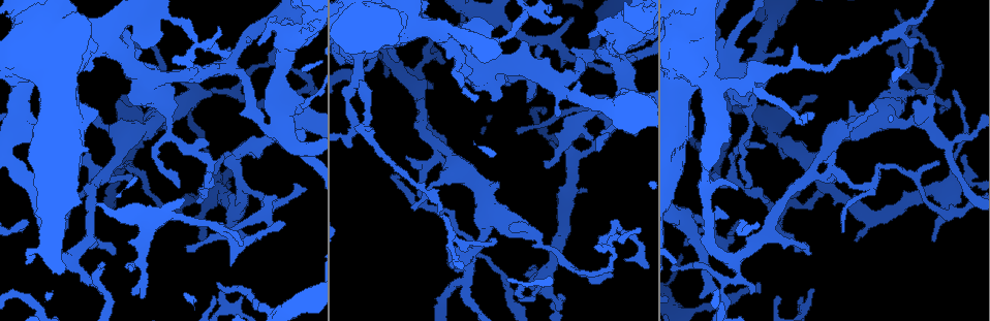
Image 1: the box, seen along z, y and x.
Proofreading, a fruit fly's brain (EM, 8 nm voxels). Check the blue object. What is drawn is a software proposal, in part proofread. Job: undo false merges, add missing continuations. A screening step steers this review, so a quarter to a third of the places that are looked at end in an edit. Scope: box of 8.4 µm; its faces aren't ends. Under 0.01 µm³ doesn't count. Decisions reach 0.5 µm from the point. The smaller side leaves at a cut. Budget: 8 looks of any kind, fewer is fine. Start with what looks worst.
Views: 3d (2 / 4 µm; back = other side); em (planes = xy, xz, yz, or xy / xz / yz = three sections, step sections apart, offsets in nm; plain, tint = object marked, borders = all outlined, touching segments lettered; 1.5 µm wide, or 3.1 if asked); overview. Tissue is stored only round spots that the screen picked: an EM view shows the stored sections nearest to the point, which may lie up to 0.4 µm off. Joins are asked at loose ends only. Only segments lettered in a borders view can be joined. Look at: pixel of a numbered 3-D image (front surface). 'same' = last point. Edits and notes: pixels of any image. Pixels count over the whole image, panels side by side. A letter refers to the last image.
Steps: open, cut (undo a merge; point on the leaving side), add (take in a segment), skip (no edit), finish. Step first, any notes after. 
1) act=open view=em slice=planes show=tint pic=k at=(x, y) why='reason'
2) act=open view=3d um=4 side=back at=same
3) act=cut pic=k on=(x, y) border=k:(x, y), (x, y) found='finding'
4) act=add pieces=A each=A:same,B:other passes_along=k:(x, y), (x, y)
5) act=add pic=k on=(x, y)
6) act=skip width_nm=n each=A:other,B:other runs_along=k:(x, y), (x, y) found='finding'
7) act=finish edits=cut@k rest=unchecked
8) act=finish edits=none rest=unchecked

act=open view=em slice=yz step=8 show=borders pic=1 at=(810, 253) why='free end'

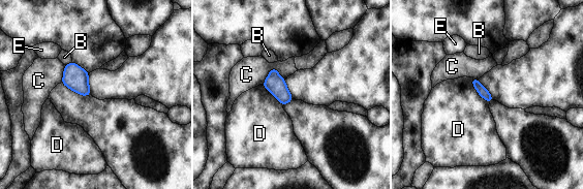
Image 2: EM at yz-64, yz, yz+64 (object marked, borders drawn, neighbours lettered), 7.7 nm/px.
act=open view=em slice=planes show=borders at=same why='another direction'

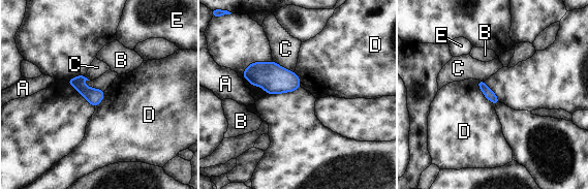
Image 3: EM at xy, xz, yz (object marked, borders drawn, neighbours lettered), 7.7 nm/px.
act=skip longest_contact=D:240nm each=A:other,B:other,C:other,D:other,E:other border=3:(478, 80), (481, 92), (495, 105) found='no lettered segment goes on from it'

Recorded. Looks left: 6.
act=open view=3d um=4 pic=1 at=(814, 289) why='tapers out'

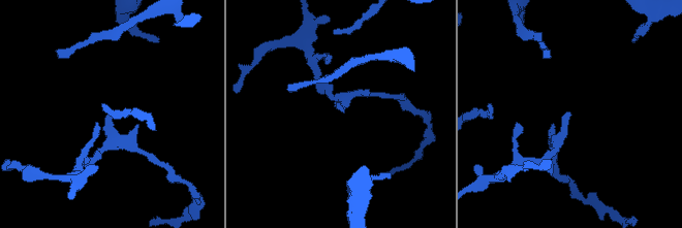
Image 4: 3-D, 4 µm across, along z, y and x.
act=open view=em slice=planes show=borders pic=4 at=(568, 113) why='now the EM'

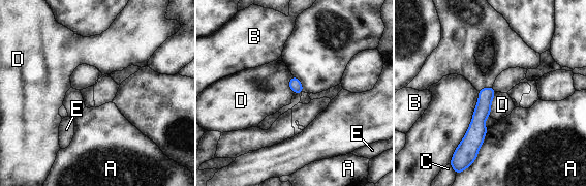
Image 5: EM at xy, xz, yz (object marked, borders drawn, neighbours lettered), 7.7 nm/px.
act=skip width_nm=90 each=A:other,B:other,C:other,D:other,E:other border=5:(495, 92), (489, 116) found='no lettered segment goes on from it'

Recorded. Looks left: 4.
act=open view=em slice=planes show=borders pic=1 at=(955, 91) why='thin end'

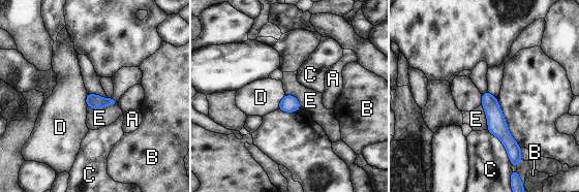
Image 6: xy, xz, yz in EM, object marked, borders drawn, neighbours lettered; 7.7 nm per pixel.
act=skip longest_contact=C:340nm each=A:other,B:other,C:other,D:other,E:other border=6:(285, 95), (279, 102), (278, 108) found='no lettered segment goes on from it'

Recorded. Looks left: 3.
act=finish edits=none rest=unchecked

